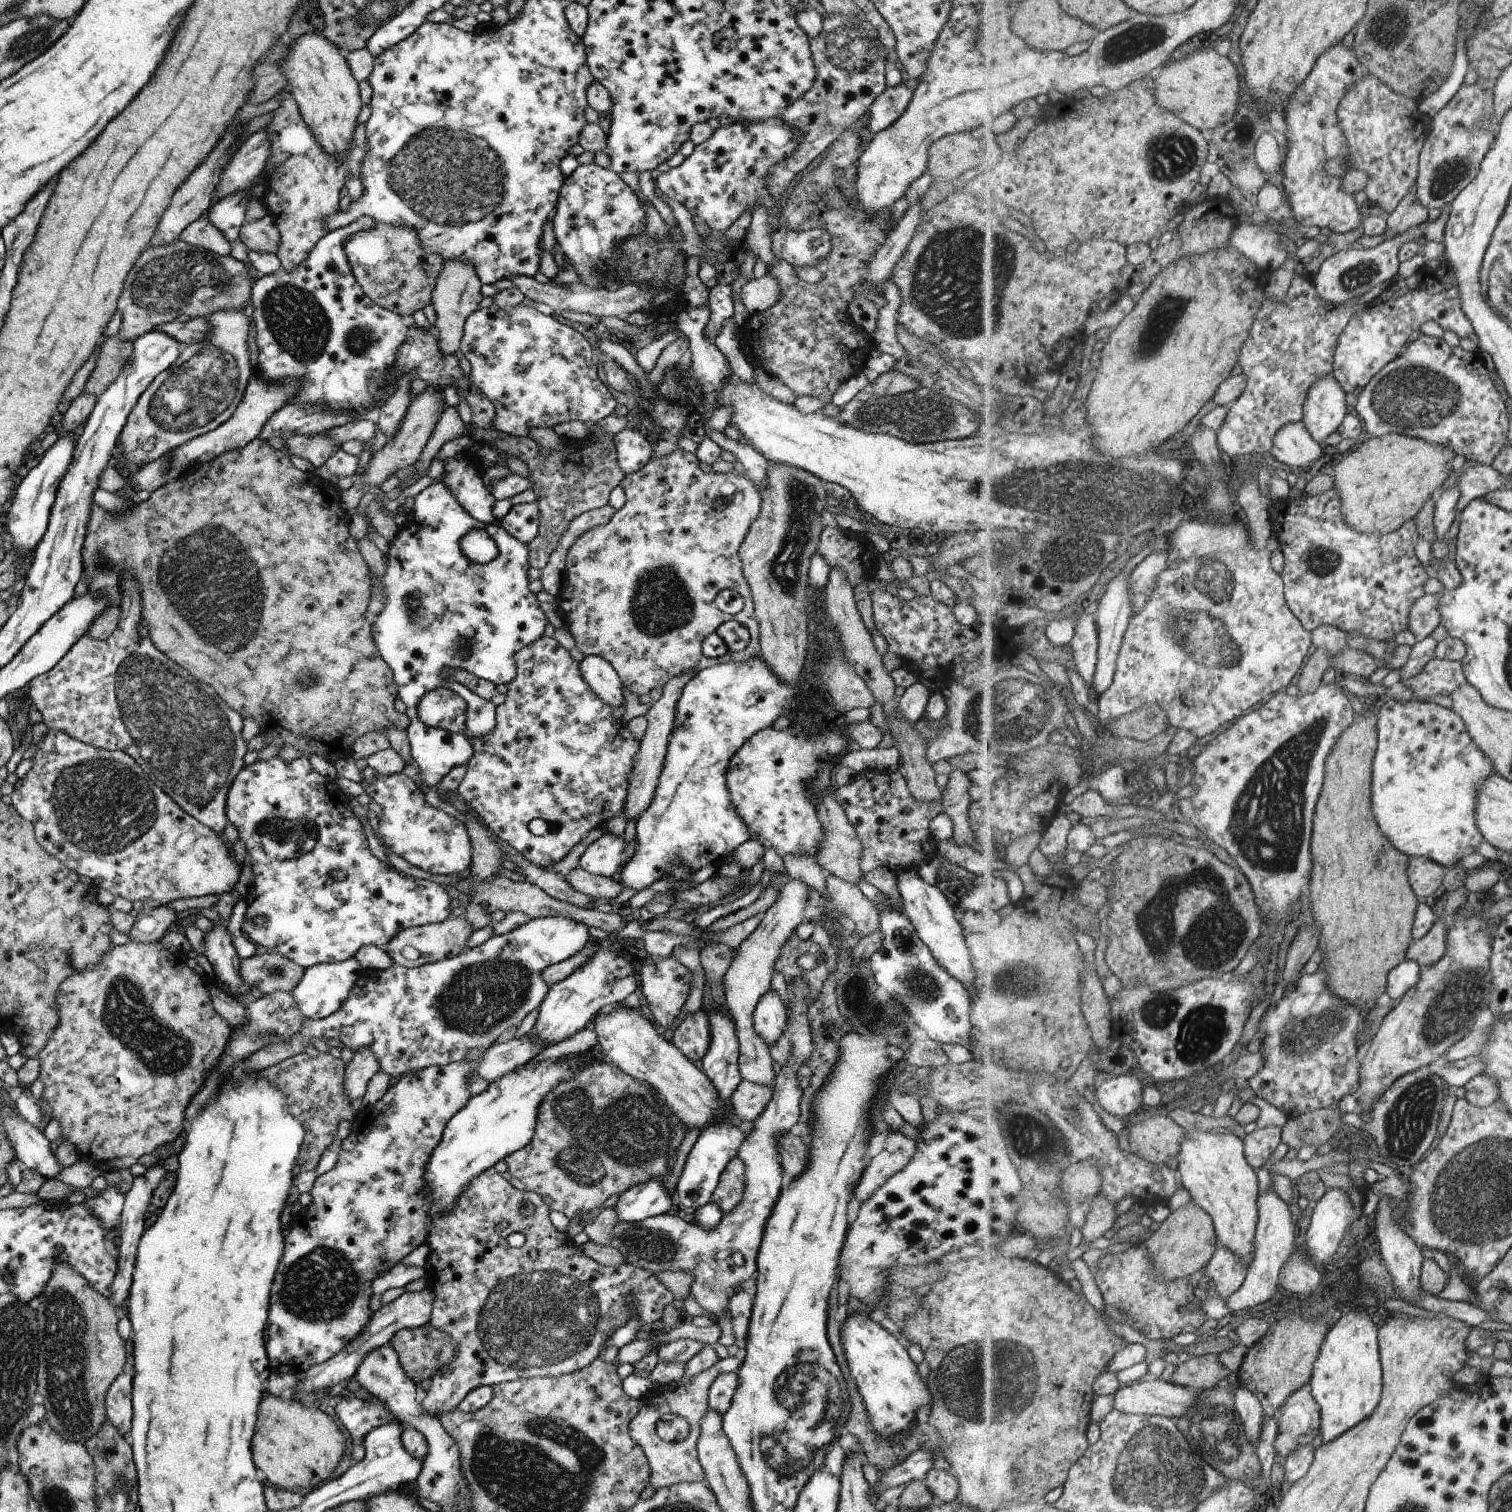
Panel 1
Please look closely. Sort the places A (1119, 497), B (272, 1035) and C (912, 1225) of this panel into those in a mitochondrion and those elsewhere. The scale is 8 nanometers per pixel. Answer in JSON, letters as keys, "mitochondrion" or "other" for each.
{"A":"mitochondrion","B":"other","C":"other"}

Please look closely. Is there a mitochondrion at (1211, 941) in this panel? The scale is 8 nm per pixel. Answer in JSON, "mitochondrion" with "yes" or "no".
{"mitochondrion":"yes"}

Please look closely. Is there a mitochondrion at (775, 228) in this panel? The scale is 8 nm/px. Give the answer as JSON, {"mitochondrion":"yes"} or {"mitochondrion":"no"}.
{"mitochondrion":"no"}

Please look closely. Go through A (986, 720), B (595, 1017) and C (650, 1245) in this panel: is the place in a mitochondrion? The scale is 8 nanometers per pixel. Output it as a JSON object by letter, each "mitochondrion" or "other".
{"A":"mitochondrion","B":"other","C":"mitochondrion"}

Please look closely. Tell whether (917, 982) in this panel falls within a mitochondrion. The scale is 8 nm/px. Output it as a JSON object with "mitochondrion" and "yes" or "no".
{"mitochondrion":"yes"}

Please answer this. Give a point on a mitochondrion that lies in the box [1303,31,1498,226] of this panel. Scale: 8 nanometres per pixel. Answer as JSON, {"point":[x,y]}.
{"point":[1450,173]}

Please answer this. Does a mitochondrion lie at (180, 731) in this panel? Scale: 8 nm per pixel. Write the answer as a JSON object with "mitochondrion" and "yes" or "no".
{"mitochondrion":"yes"}

